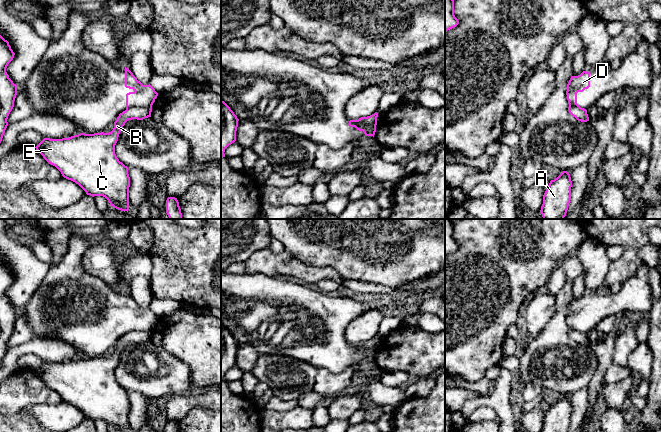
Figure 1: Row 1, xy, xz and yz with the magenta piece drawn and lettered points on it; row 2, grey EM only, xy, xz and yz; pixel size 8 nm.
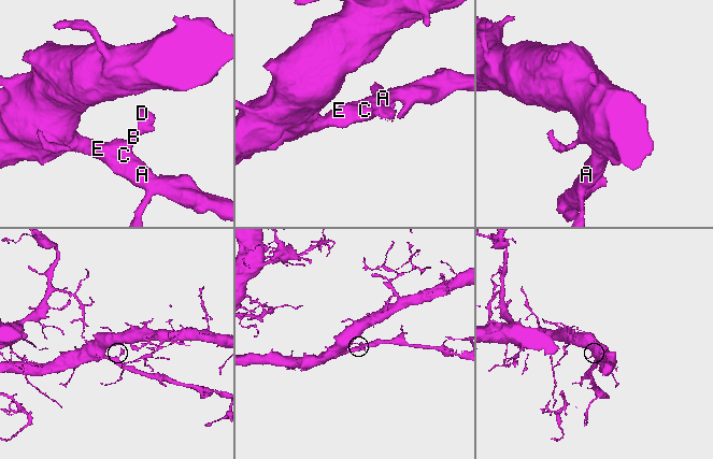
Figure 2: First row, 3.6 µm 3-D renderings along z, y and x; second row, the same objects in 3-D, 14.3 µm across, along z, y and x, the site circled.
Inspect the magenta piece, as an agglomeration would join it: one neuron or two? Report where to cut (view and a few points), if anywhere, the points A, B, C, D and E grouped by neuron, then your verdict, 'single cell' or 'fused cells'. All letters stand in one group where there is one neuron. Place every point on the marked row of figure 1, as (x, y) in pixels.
cut in xy along (151, 106), (132, 106), (126, 109); A B C E / D; fused cells

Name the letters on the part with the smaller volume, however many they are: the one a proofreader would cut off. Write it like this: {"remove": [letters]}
{"remove": ["D"]}

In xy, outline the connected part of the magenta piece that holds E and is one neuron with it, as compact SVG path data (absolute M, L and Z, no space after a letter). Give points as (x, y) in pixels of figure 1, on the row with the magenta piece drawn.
M136 106L127 108L119 114L114 128L109 133L94 133L71 136L62 139L44 138L35 148L43 158L55 166L68 180L78 184L87 195L103 196L111 206L121 211L129 210L130 177L128 167L119 161L115 154L115 145L119 134L128 120L143 120L151 117L152 107Z

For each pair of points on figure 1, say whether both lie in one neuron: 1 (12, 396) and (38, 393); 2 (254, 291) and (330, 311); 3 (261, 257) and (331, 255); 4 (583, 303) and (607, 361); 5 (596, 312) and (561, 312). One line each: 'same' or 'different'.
1: same
2: same
3: different
4: different
5: different

